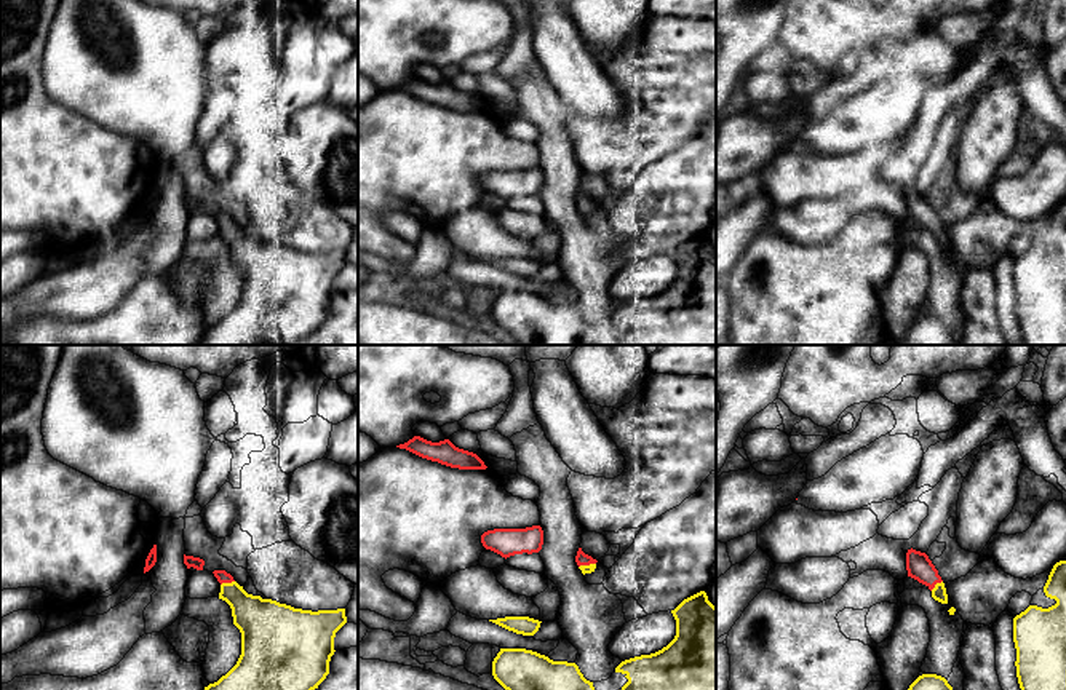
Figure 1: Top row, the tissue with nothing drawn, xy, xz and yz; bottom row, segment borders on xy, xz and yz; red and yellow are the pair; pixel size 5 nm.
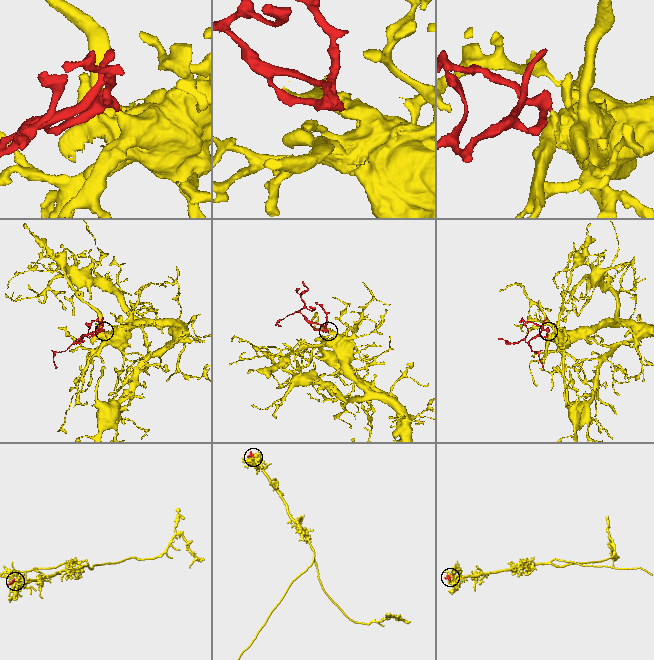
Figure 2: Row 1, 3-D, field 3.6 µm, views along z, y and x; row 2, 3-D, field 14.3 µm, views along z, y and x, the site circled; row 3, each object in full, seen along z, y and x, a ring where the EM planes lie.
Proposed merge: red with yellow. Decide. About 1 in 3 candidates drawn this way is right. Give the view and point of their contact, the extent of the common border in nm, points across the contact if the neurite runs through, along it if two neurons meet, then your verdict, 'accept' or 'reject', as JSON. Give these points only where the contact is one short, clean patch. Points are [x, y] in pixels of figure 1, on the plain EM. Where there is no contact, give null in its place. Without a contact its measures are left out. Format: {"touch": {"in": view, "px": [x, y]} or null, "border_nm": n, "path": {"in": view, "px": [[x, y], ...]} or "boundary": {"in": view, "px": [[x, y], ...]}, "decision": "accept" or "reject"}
{"touch": {"in": "xy", "px": [227, 224]}, "border_nm": 80, "path": {"in": "xy", "px": [[222, 219], [227, 224], [230, 233], [259, 262]]}, "decision": "accept"}

